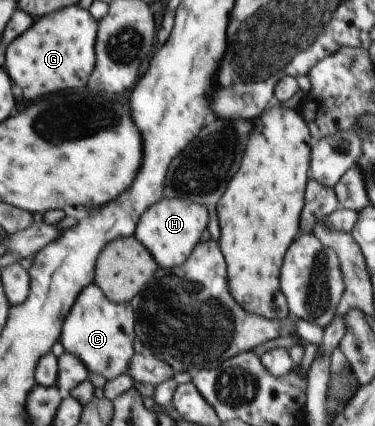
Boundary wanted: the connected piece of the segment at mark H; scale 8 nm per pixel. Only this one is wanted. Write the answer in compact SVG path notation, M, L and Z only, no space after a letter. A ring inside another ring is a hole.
M162 197L155 205L145 210L133 236L152 252L160 269L171 270L185 263L187 257L191 257L193 247L201 241L201 235L209 222L209 213L204 204L183 198Z

